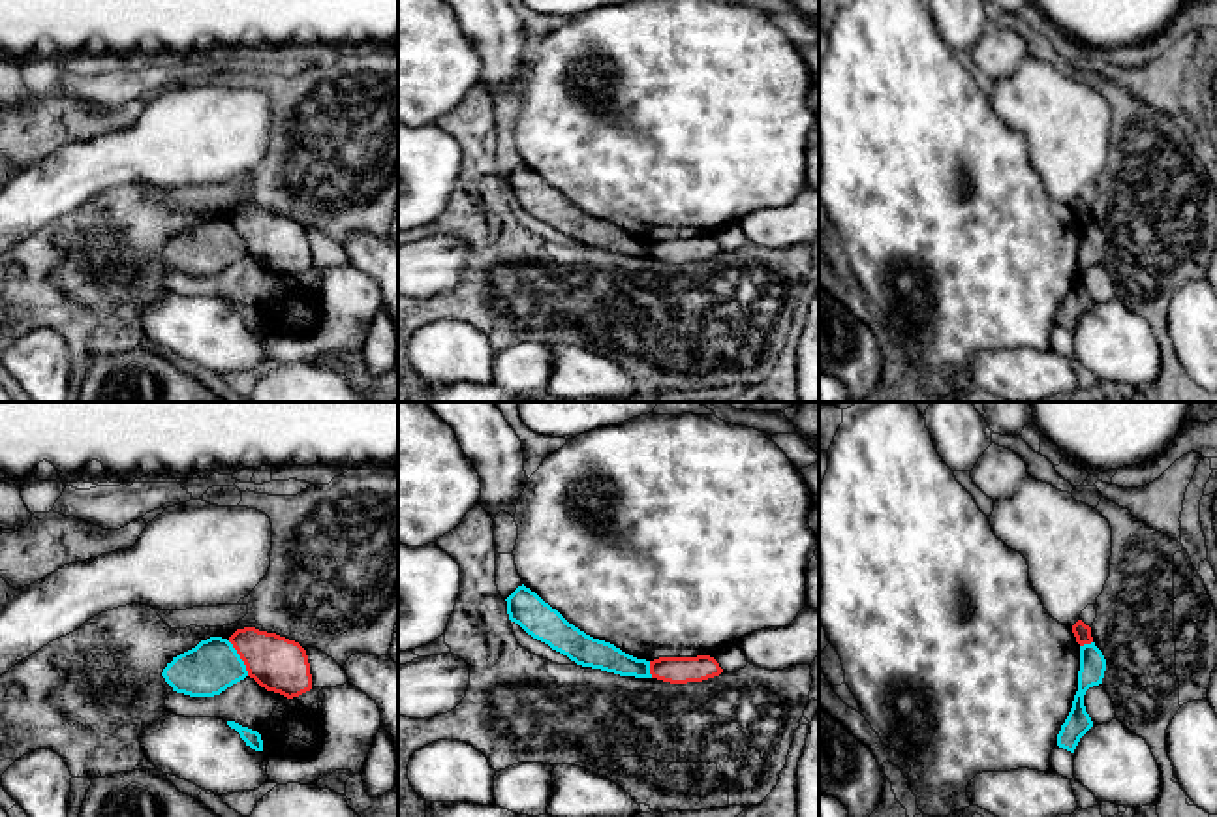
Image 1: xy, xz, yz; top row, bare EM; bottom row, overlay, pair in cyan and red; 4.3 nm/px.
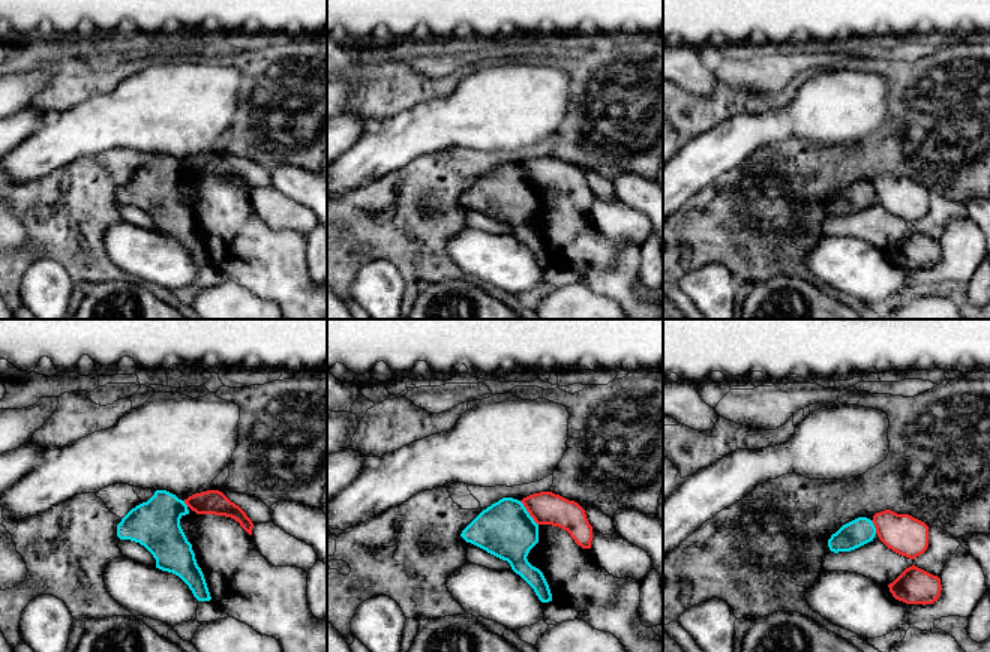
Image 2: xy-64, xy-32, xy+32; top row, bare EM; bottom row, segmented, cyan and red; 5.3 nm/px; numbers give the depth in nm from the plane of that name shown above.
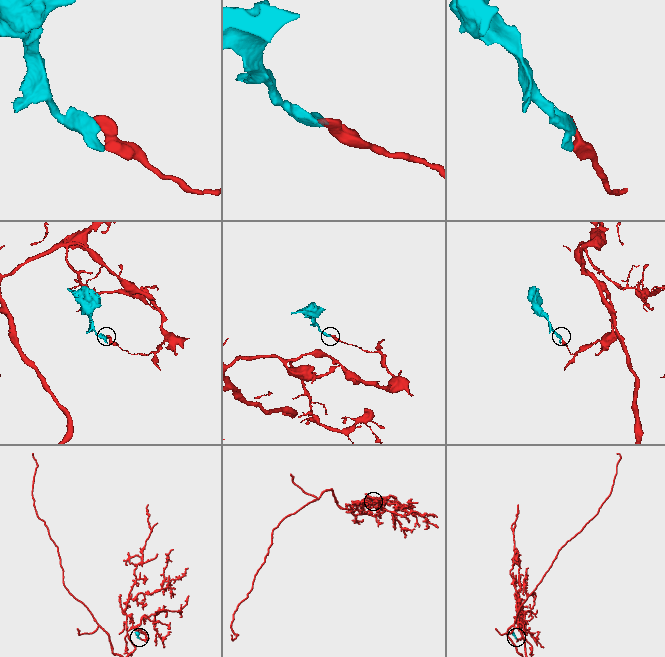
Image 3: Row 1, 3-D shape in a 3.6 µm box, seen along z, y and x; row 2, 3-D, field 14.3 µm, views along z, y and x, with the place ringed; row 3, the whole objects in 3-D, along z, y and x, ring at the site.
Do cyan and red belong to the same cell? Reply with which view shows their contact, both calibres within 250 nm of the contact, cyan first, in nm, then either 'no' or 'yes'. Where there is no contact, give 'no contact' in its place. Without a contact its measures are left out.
xy | 220/240 nm | no

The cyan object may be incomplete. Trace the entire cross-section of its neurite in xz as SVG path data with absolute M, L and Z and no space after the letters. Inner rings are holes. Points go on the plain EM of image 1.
M524 163L505 180L511 201L577 244L620 255L652 257L650 240L637 239L610 222L586 214Z

